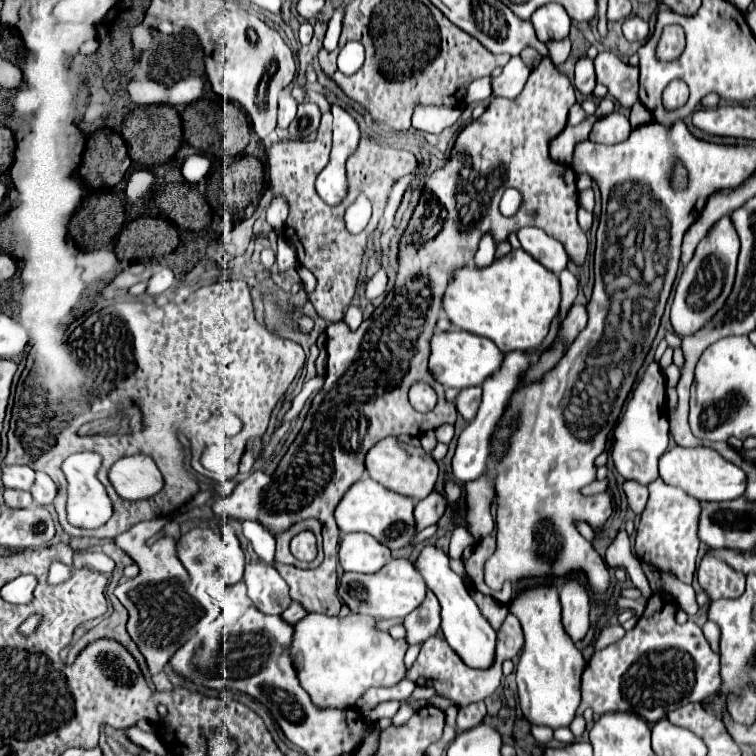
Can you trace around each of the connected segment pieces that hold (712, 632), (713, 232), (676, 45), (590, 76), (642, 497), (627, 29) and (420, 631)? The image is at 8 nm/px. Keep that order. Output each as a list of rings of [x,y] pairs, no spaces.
[[[706,622],[704,624],[704,636],[706,636],[706,640],[710,642],[710,646],[712,646],[712,650],[716,652],[716,654],[720,654],[720,626],[716,624],[716,622]]]
[[[724,216],[710,228],[708,236],[698,244],[694,258],[688,262],[688,266],[684,268],[678,280],[670,320],[672,320],[674,332],[680,338],[704,328],[714,318],[714,314],[726,304],[726,298],[730,296],[734,278],[736,278],[738,250],[740,250],[738,234],[732,226],[730,216]]]
[[[666,26],[658,44],[658,58],[672,60],[684,50],[684,30],[682,26]]]
[[[580,58],[576,62],[576,88],[590,96],[596,86],[596,74],[594,74],[594,64],[590,58]]]
[[[628,480],[624,484],[624,492],[626,492],[630,508],[636,512],[636,516],[640,516],[644,512],[644,508],[646,508],[646,502],[648,502],[648,488],[634,482],[634,480]]]
[[[639,16],[626,18],[622,26],[622,32],[626,40],[630,40],[630,42],[644,42],[650,36],[648,24]]]
[[[428,590],[426,600],[404,618],[404,626],[408,632],[406,642],[410,646],[420,644],[430,636],[436,636],[436,632],[440,630],[440,604],[432,590]]]

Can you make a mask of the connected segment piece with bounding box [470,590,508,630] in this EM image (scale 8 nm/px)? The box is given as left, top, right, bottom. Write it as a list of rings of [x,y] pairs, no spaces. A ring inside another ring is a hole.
[[[470,590],[472,598],[476,600],[476,604],[480,606],[482,614],[486,616],[486,620],[492,624],[494,630],[500,630],[504,618],[508,616],[508,604],[500,604],[496,602],[492,596],[486,596],[486,594],[480,594],[478,590]]]

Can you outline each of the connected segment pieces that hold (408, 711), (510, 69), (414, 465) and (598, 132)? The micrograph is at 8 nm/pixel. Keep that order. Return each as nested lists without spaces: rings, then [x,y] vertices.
[[[402,704],[400,710],[398,710],[398,714],[392,718],[392,724],[394,724],[394,726],[406,724],[406,722],[412,718],[412,714],[416,714],[416,710],[414,710],[410,704]]]
[[[512,56],[510,62],[504,66],[504,72],[492,80],[494,96],[504,96],[504,98],[514,99],[522,92],[528,76],[532,70],[522,62],[520,56]]]
[[[388,436],[384,440],[380,440],[368,454],[366,454],[366,472],[372,480],[380,482],[382,486],[400,492],[404,496],[412,496],[416,500],[426,498],[432,490],[434,484],[440,476],[440,468],[436,464],[436,460],[424,452],[422,448],[404,444],[402,440],[398,440],[396,436]]]
[[[612,112],[610,116],[600,118],[594,124],[590,132],[590,140],[600,142],[600,144],[618,144],[618,142],[624,142],[630,136],[630,132],[632,128],[630,128],[628,118],[620,112]]]

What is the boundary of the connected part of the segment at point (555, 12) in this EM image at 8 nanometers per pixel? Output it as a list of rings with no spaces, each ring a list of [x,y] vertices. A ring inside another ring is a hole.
[[[544,4],[532,14],[532,24],[540,42],[564,40],[570,34],[570,16],[560,4]]]

